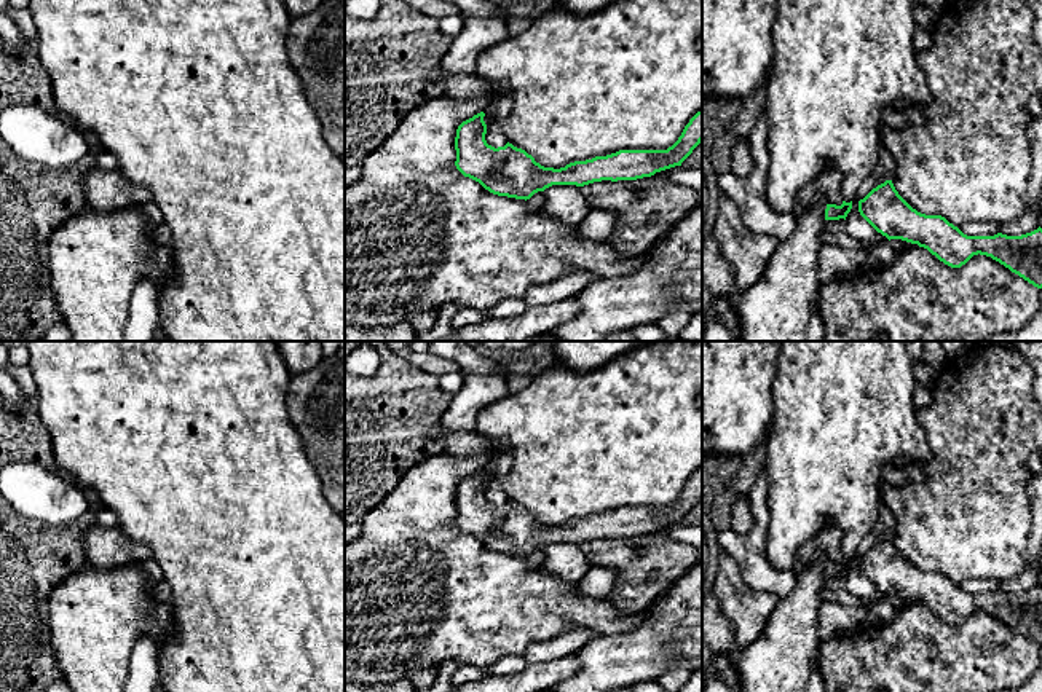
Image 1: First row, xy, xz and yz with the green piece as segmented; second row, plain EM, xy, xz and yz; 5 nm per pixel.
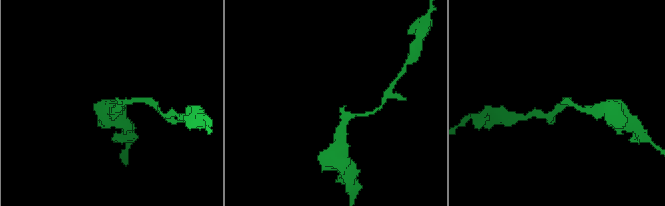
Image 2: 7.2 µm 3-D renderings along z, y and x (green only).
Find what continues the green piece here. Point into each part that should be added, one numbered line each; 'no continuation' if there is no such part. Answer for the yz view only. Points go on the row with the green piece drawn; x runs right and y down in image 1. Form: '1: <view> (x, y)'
1: yz (825, 187)

